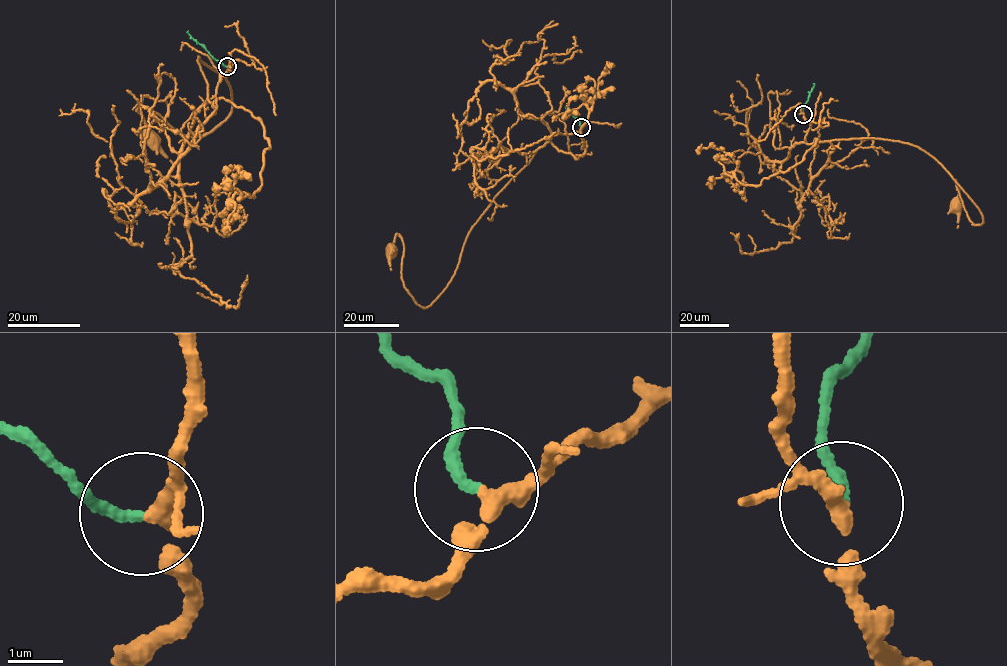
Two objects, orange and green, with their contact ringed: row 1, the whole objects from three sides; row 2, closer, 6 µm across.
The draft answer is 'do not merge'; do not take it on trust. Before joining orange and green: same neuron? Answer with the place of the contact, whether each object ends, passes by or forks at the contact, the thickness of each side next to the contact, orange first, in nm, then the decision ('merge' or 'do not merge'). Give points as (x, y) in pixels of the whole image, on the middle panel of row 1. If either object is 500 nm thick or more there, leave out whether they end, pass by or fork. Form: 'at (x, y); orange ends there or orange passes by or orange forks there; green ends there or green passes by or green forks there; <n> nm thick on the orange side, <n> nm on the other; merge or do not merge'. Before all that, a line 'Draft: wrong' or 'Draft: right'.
Draft: wrong
at (581, 127); orange passes by; green ends there; 260 nm thick on the orange side, 200 nm on the other; merge

